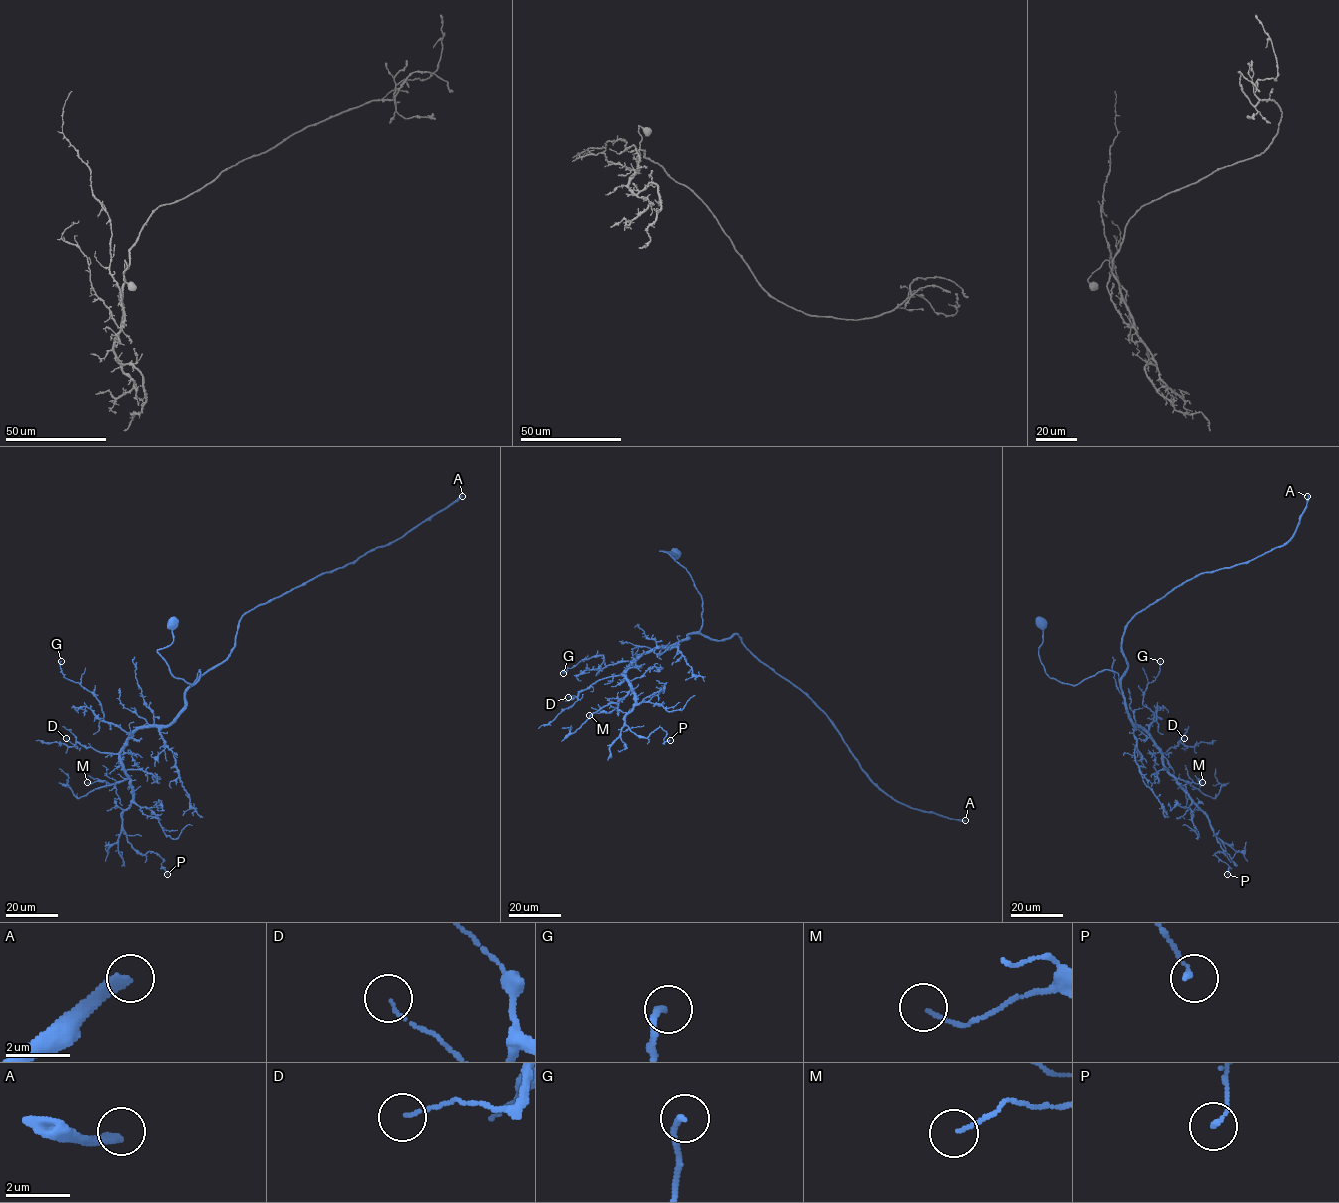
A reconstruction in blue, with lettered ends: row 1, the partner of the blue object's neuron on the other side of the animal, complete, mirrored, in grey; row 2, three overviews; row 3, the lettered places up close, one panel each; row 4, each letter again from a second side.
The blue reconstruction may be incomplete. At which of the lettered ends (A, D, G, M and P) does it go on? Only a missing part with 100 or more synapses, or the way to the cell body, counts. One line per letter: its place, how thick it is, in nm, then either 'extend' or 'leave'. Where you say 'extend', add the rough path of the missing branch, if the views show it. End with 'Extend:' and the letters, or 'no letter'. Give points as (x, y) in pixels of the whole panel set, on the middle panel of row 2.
A: at (965, 820); 280 nm thick; extend
D: at (568, 697); 70 nm thick; leave
G: at (563, 673); 200 nm thick; leave
M: at (589, 715); 90 nm thick; leave
P: at (670, 740); 130 nm thick; leave
Extend: A

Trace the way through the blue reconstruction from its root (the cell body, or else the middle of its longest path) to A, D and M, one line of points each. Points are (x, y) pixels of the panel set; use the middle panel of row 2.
A: (676, 554), (659, 551), (686, 569), (701, 596), (702, 634), (737, 634), (826, 715), (889, 795), (965, 820)
D: (676, 554), (659, 551), (686, 569), (701, 596), (700, 631), (670, 646), (644, 651), (620, 675), (568, 697)
M: (676, 554), (659, 551), (691, 576), (701, 629), (644, 651), (623, 672), (630, 692), (619, 705), (589, 715)

